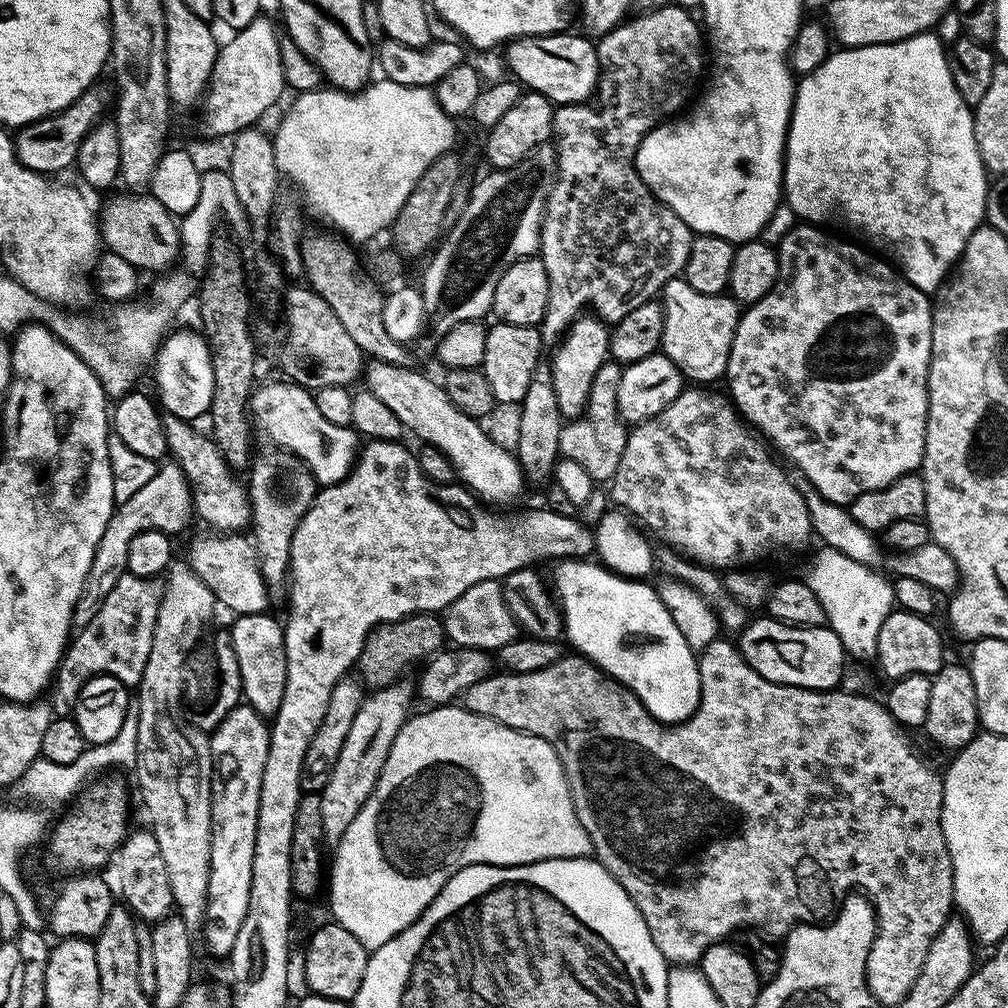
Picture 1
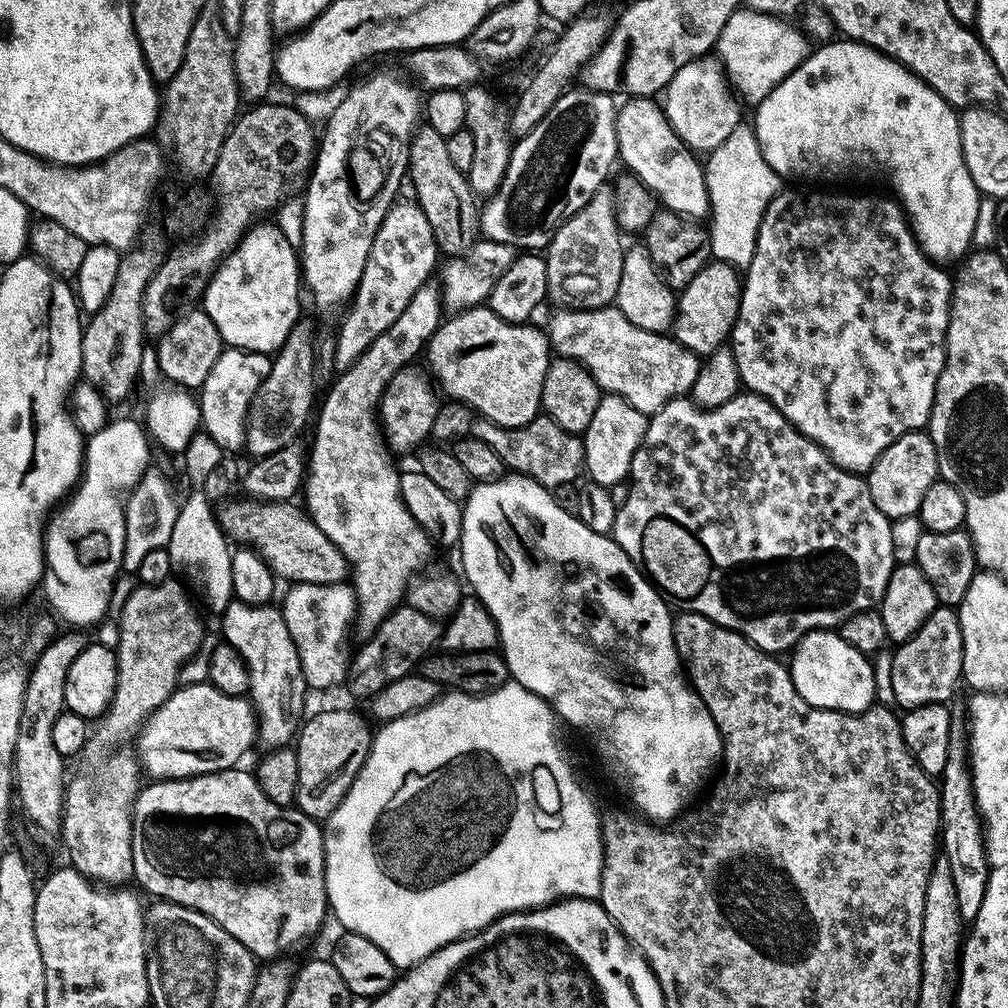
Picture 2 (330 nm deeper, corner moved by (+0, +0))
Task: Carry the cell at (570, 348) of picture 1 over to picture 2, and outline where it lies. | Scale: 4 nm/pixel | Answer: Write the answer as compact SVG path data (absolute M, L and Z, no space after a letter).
M596 192L578 214L565 220L547 246L548 287L555 292L560 288L556 292L556 304L565 309L604 308L616 299L625 249L620 248L621 229L614 211L614 200L606 192Z

